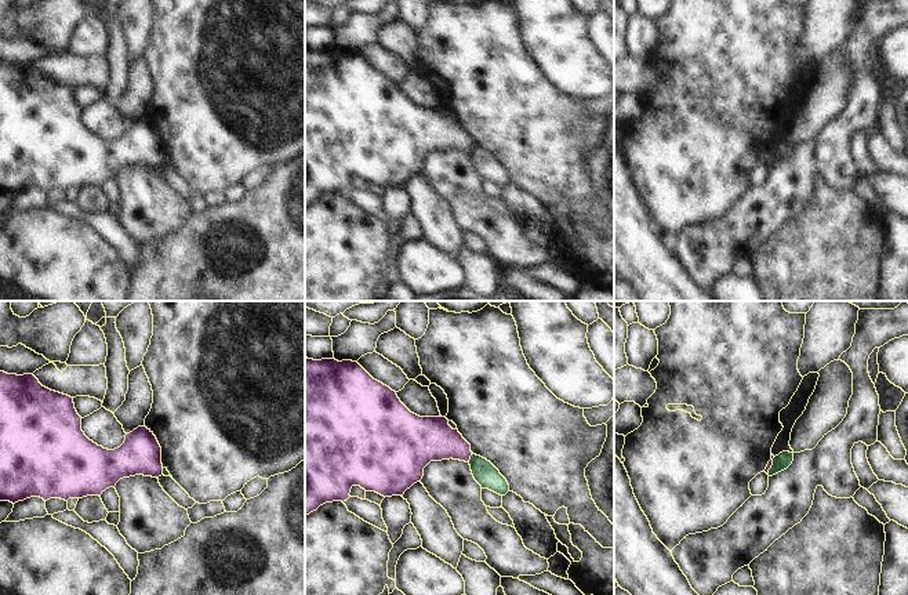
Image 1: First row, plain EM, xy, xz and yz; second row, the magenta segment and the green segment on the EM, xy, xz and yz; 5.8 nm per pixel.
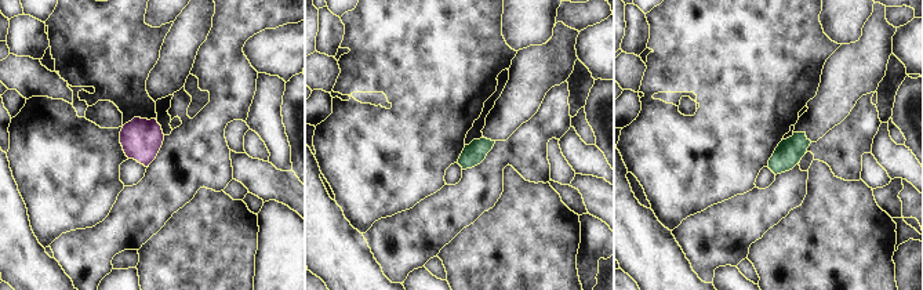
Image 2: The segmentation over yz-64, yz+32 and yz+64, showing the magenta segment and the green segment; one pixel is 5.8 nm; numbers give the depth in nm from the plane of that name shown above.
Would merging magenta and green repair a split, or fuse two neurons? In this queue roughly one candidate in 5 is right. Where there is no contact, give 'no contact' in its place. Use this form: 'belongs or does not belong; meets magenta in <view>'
does not belong; meets magenta in xz

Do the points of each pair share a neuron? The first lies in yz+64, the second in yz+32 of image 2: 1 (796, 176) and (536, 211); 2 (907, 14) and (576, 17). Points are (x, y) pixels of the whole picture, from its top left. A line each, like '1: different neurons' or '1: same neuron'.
1: different neurons
2: same neuron

